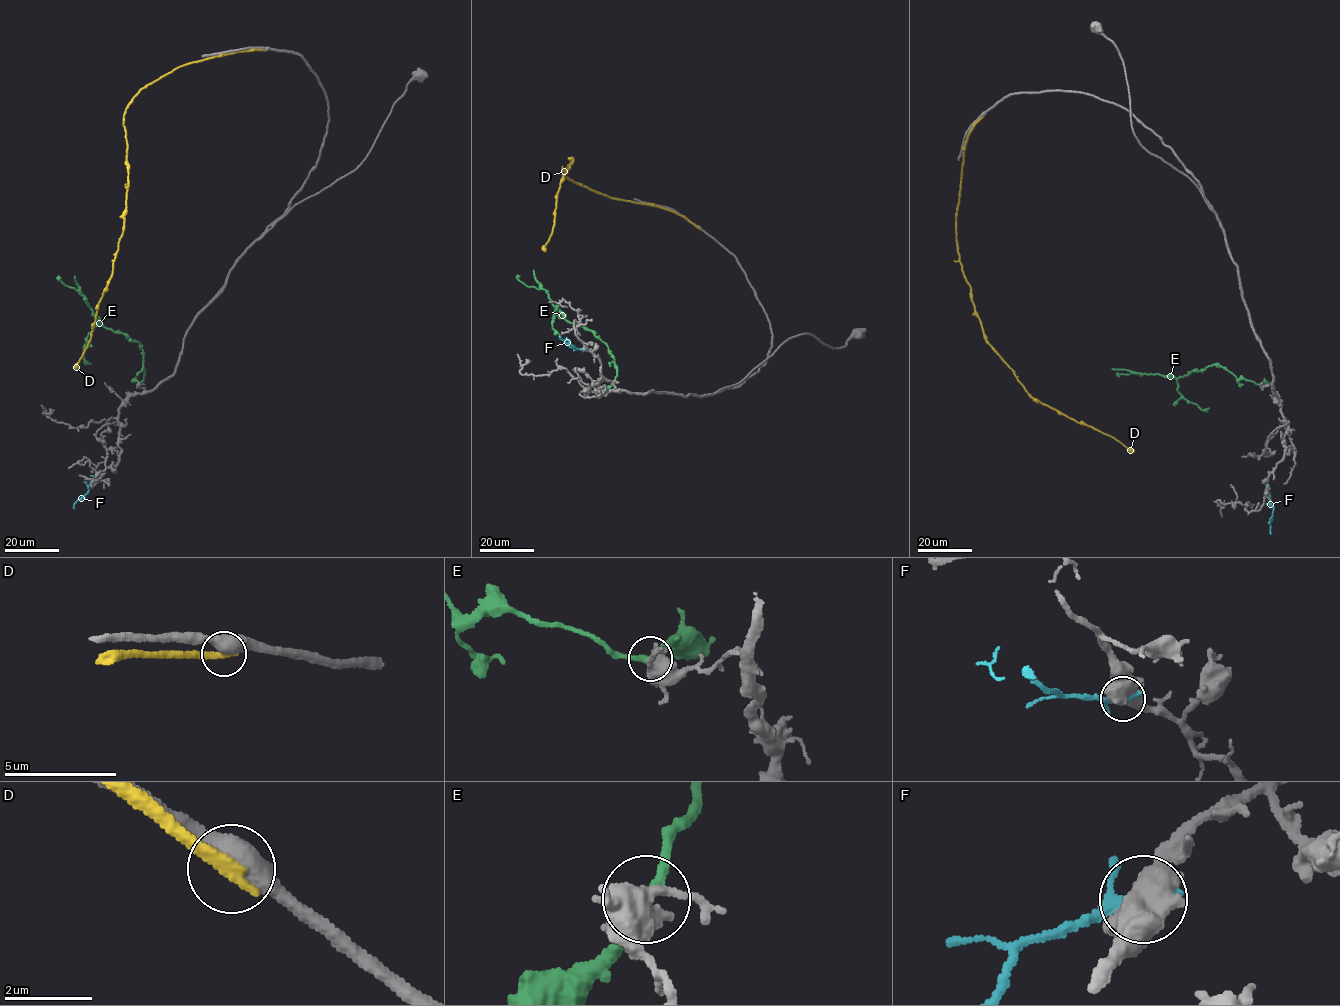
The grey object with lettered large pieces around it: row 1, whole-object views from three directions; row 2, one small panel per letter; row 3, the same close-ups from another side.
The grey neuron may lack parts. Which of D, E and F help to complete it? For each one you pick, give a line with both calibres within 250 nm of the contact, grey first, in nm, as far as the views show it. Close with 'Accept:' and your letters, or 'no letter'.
E: calibres 550 and 240 nm
Accept: E

